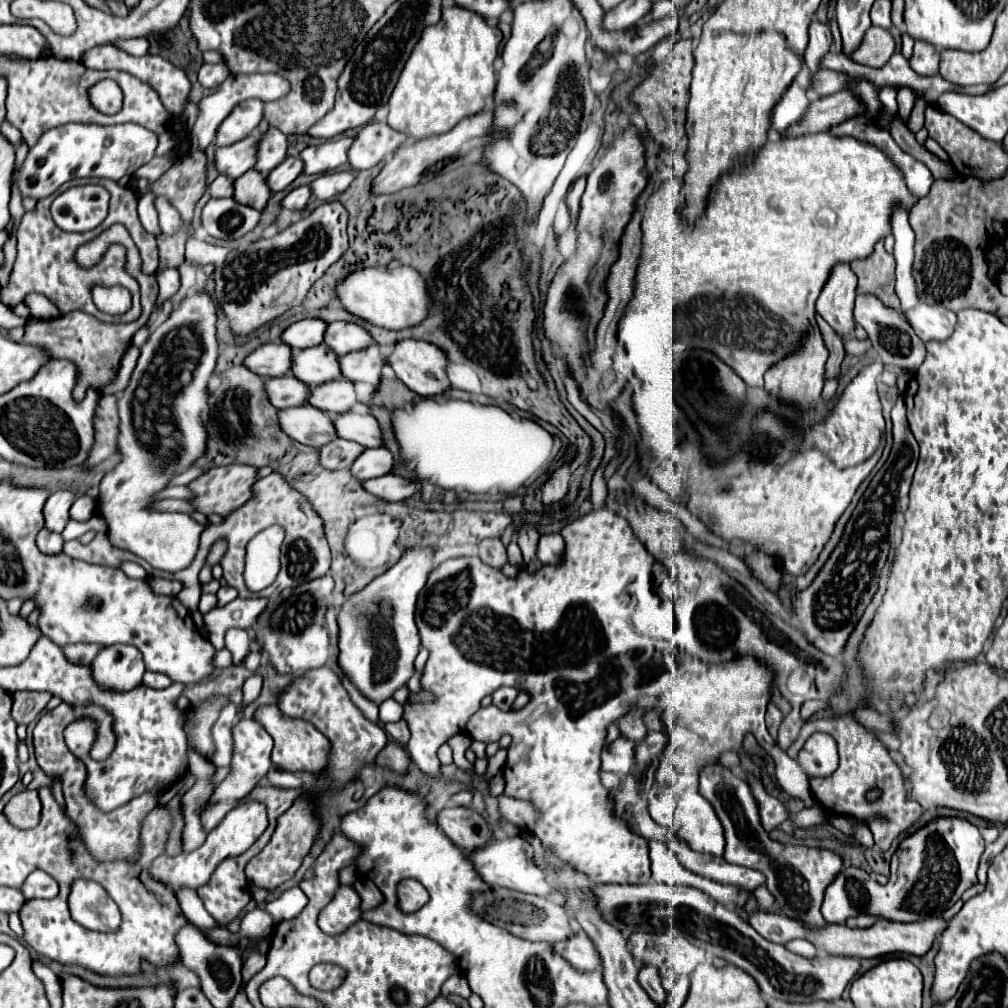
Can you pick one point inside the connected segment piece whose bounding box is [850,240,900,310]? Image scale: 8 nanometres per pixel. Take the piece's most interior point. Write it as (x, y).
(875, 274)

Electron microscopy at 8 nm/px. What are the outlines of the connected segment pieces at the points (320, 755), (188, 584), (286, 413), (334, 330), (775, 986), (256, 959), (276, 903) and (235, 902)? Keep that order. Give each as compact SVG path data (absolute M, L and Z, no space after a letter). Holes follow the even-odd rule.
M262 706L254 718L264 724L268 734L274 738L274 750L272 750L272 764L276 768L288 770L288 772L320 772L324 770L328 762L328 750L330 742L324 738L310 722L304 720L290 720L280 714L276 706Z
M272 472L270 476L266 478L260 478L256 480L256 486L252 486L252 498L240 506L240 510L234 510L232 514L224 516L222 524L218 526L206 526L202 536L200 536L200 548L198 548L198 554L194 558L194 562L180 570L180 572L162 572L162 570L156 570L152 566L148 566L148 562L144 562L142 558L136 558L140 560L138 564L142 564L142 568L148 572L148 576L160 576L160 578L166 578L166 580L180 580L184 582L184 590L180 592L180 602L184 606L194 606L194 592L196 592L196 576L200 572L200 566L206 562L206 556L210 552L210 546L218 540L218 538L226 538L228 540L228 552L226 556L222 558L220 566L224 570L224 580L228 586L236 588L238 590L238 596L240 598L268 598L284 588L296 588L304 582L310 582L314 578L320 578L324 574L328 574L330 570L330 548L328 548L328 542L326 542L326 536L324 536L324 528L322 528L322 518L312 510L310 502L296 490L292 490L286 480ZM266 526L282 526L286 530L286 538L284 538L284 546L282 546L282 568L276 576L276 580L264 588L262 592L250 592L246 586L244 586L244 580L242 580L242 572L244 572L244 550L246 550L246 544L250 542L250 538L254 538L262 528Z
M302 404L298 408L284 408L278 412L280 428L296 442L312 448L322 448L336 438L336 430L326 412Z
M332 322L324 332L324 344L332 348L338 356L352 350L362 350L372 344L372 336L358 324L352 322Z
M676 886L674 894L676 894L672 900L674 926L680 930L680 934L690 938L690 942L694 942L696 938L714 956L720 956L730 964L744 968L744 972L748 972L756 980L764 996L798 1004L814 1000L836 1000L842 996L844 988L860 974L858 958L816 956L808 960L788 952L780 944L768 942L750 924L742 922L736 912L728 910L702 890L690 886Z
M252 948L252 952L248 954L248 960L244 964L244 970L242 970L242 984L246 984L264 966L266 966L266 954L260 954L256 948Z
M296 886L296 888L290 888L286 890L280 898L272 900L272 902L262 902L258 904L258 908L262 910L268 910L276 922L282 922L282 920L290 920L290 918L296 918L304 906L308 904L308 898L306 894Z
M250 848L242 856L226 858L212 874L208 884L200 886L196 892L204 902L204 908L214 916L222 926L230 924L240 910L250 902L250 890L244 874L244 866L252 856L262 848Z

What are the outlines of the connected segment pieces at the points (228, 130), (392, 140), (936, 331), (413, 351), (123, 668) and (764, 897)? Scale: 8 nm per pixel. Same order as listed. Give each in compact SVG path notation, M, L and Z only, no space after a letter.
M260 100L240 102L220 124L220 130L216 132L216 146L228 146L240 142L248 134L252 134L258 122L262 120L262 106L264 102Z
M370 122L358 132L350 148L350 164L358 170L374 168L382 160L390 158L406 140L408 134L400 134L384 122Z
M920 302L912 310L904 312L904 318L908 318L910 326L916 330L916 334L928 342L928 340L944 340L952 334L956 328L956 314L951 310L944 310L942 306L928 306Z
M404 340L396 342L394 352L386 358L396 376L416 394L428 398L450 388L446 376L446 356L430 342Z
M120 644L102 648L90 662L90 670L100 688L116 692L128 692L140 686L146 672L140 650Z
M765 885L759 886L756 890L754 890L754 895L757 900L758 908L763 911L773 912L773 905L775 898L768 891Z

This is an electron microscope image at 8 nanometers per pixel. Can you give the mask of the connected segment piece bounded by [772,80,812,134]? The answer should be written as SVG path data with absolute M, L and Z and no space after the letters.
M794 80L792 86L788 86L788 90L784 92L780 104L776 104L776 110L772 110L772 132L784 134L790 126L798 124L800 118L804 118L810 102L812 98L808 98L806 90L800 88Z

